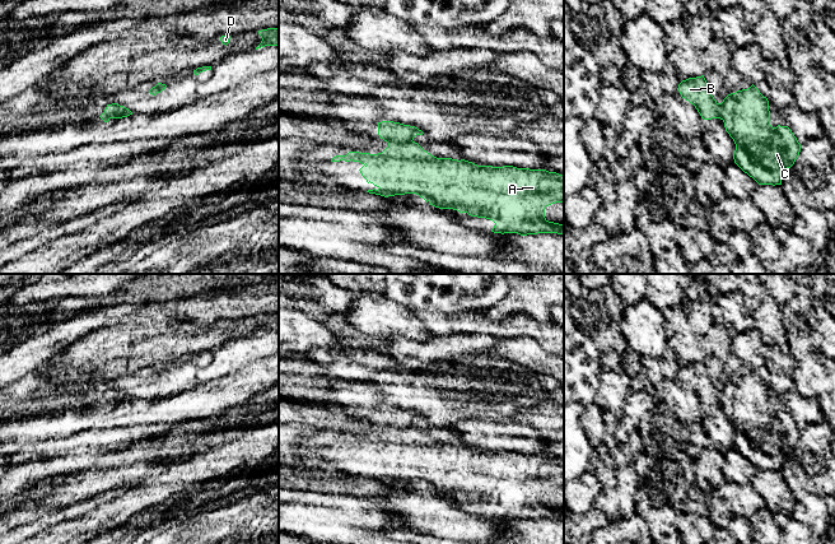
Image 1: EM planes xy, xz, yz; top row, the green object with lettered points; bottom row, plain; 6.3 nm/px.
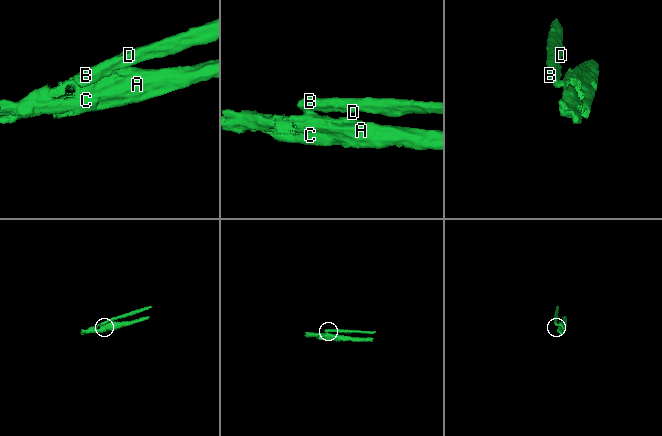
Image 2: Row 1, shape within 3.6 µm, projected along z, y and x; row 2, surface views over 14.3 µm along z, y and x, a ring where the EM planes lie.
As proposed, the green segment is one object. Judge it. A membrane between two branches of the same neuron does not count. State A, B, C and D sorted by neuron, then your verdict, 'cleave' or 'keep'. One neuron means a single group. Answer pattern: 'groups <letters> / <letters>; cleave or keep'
groups A C / B D; cleave

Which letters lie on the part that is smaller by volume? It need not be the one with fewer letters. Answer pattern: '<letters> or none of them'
B, D

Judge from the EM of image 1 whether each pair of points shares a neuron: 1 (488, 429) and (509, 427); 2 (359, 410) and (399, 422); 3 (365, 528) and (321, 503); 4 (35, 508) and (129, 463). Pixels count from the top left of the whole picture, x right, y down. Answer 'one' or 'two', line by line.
1: one
2: one
3: one
4: one

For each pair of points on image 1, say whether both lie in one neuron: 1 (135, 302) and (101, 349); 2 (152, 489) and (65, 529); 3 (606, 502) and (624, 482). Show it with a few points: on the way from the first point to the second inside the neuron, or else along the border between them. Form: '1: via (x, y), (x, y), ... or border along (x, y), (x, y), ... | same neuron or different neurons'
1: border along (117, 322), (96, 329), (89, 334) | different neurons
2: via (130, 503), (117, 512), (87, 526) | same neuron
3: via (611, 497), (621, 487) | same neuron

